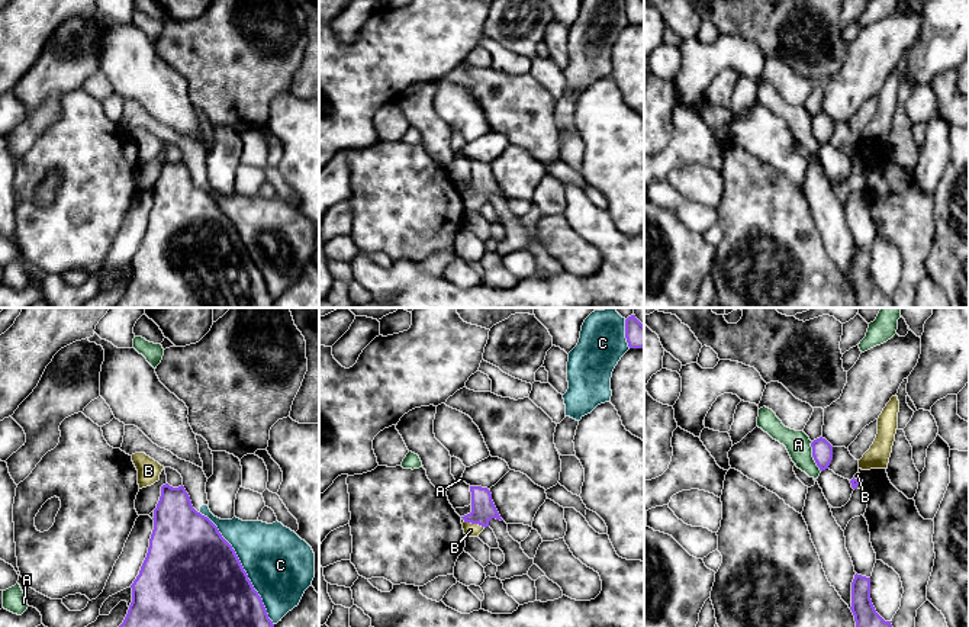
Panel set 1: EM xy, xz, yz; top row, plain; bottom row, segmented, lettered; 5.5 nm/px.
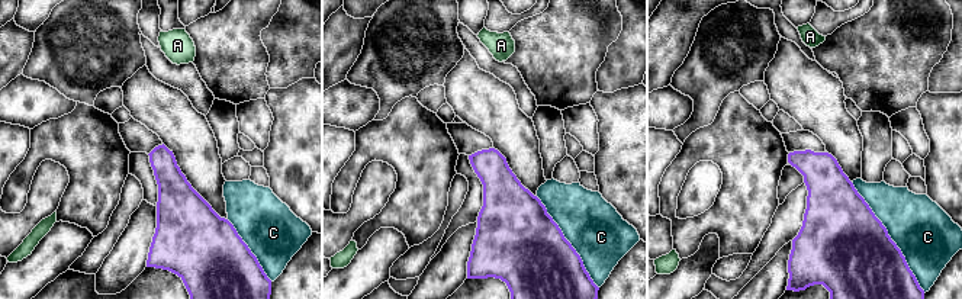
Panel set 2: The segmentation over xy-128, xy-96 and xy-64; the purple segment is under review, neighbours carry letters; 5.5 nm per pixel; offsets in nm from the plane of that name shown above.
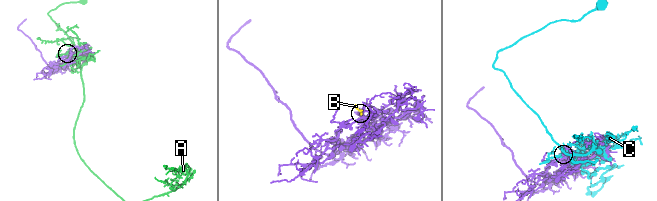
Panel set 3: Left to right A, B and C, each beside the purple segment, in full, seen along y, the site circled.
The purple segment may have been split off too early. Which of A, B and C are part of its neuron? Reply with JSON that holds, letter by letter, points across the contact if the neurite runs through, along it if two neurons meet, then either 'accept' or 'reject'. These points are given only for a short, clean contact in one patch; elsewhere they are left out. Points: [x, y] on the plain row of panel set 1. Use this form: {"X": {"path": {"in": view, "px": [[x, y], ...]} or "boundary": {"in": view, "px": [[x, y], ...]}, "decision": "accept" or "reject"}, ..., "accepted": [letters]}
{"A": {"decision": "reject"}, "B": {"path": {"in": "xz", "px": [[483, 185], [473, 198], [470, 205]]}, "decision": "accept"}, "C": {"decision": "reject"}, "accepted": ["B"]}

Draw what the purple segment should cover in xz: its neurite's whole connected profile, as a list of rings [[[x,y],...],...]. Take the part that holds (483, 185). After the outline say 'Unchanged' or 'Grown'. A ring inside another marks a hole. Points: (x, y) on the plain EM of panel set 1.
[[[470,161],[471,187],[461,192],[461,199],[466,212],[477,212],[492,193],[500,194],[500,190],[492,176],[492,168],[487,163]]]. Grown

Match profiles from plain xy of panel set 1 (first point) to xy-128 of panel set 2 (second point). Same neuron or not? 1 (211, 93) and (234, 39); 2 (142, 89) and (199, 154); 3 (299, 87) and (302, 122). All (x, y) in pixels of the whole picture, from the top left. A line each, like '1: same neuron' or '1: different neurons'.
1: same neuron
2: same neuron
3: different neurons

